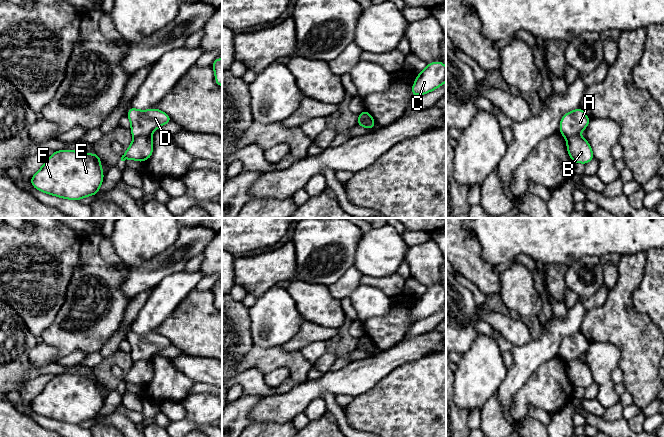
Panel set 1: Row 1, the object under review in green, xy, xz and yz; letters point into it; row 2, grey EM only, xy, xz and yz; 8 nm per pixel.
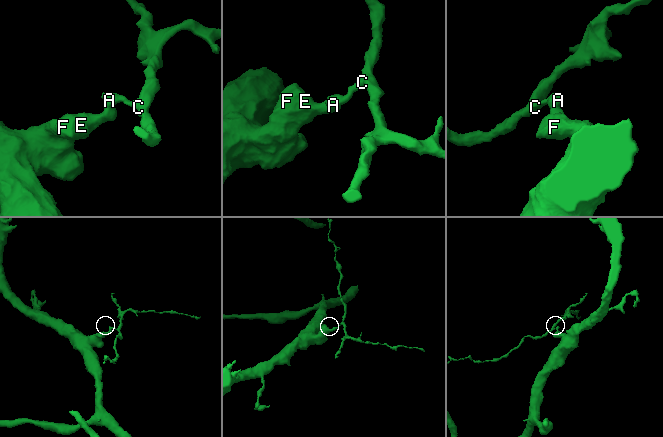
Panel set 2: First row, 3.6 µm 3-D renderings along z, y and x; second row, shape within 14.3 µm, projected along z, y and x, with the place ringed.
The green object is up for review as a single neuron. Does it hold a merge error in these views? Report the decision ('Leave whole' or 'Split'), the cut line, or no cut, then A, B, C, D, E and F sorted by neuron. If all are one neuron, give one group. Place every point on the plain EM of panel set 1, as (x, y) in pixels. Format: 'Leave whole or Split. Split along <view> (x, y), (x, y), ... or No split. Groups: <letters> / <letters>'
Split. Split along xy (150, 359), (134, 361). Groups: A C D / B E F

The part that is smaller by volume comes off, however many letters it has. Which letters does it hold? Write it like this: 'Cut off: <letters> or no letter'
Cut off: A, C, D

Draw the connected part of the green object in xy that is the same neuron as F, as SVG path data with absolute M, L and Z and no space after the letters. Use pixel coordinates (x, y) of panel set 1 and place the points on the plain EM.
M55 375L30 402L31 409L46 418L79 425L99 417L104 402L101 384L96 377Z

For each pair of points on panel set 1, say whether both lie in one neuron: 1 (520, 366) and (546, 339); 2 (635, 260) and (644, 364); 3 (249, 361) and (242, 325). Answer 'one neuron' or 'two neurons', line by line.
1: one neuron
2: one neuron
3: two neurons

